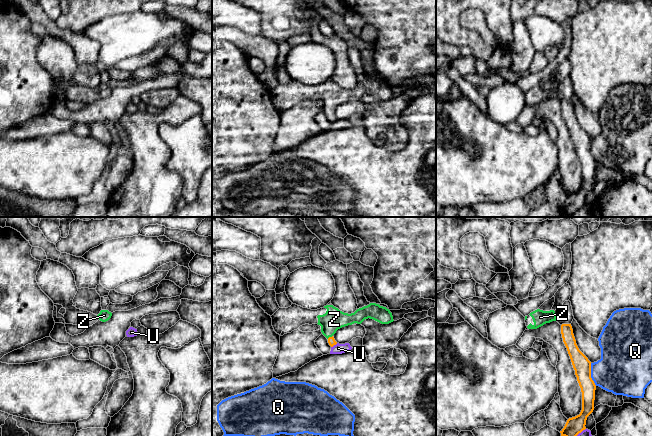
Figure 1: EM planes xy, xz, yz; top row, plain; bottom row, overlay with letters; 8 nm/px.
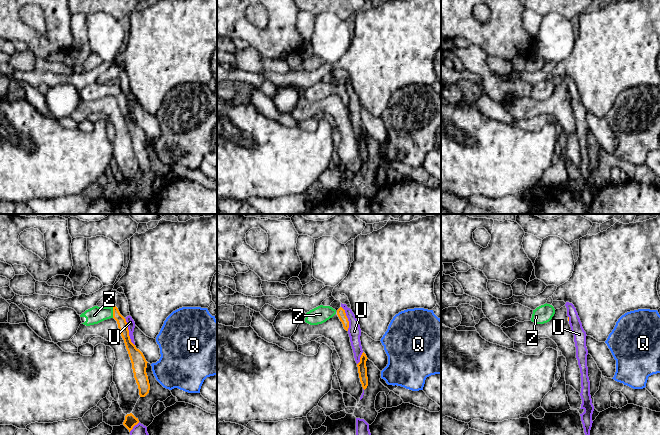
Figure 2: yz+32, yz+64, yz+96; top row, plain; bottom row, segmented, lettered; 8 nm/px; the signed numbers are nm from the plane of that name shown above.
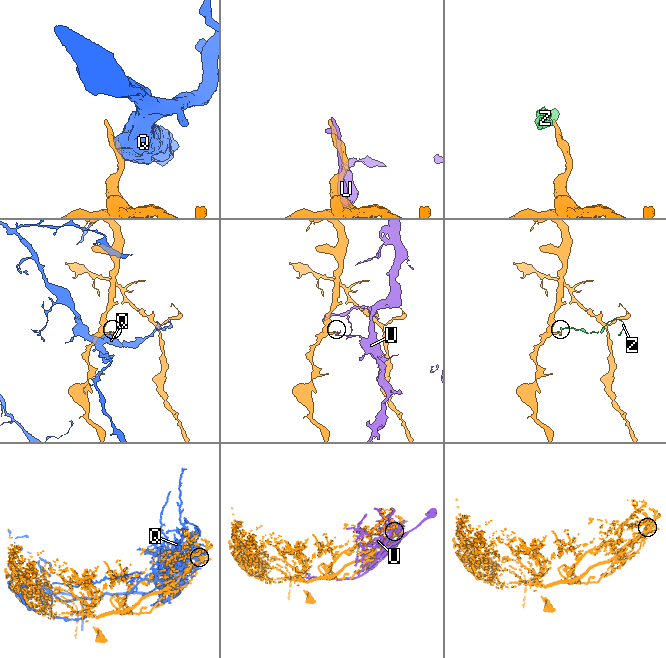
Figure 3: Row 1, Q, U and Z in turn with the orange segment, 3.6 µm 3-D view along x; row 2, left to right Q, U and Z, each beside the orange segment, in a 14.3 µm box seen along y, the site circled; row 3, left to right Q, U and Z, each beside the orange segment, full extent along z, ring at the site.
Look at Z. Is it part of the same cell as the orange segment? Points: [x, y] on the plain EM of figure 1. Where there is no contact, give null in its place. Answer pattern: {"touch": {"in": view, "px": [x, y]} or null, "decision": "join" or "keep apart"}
{"touch": {"in": "xz", "px": [329, 113]}, "decision": "join"}

